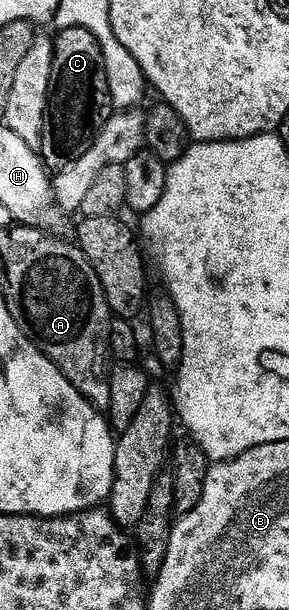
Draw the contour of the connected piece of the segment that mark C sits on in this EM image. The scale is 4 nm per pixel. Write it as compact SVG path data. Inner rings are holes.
M65 27L59 34L60 36L54 40L54 69L50 81L51 94L48 97L46 123L49 128L65 127L61 135L44 134L39 150L45 164L52 169L59 169L78 161L78 157L82 157L82 153L86 153L86 149L90 149L90 145L98 137L100 132L98 125L103 125L114 114L110 85L108 84L109 64L104 63L106 52L101 49L100 42L94 37L94 33L90 33L84 27Z

